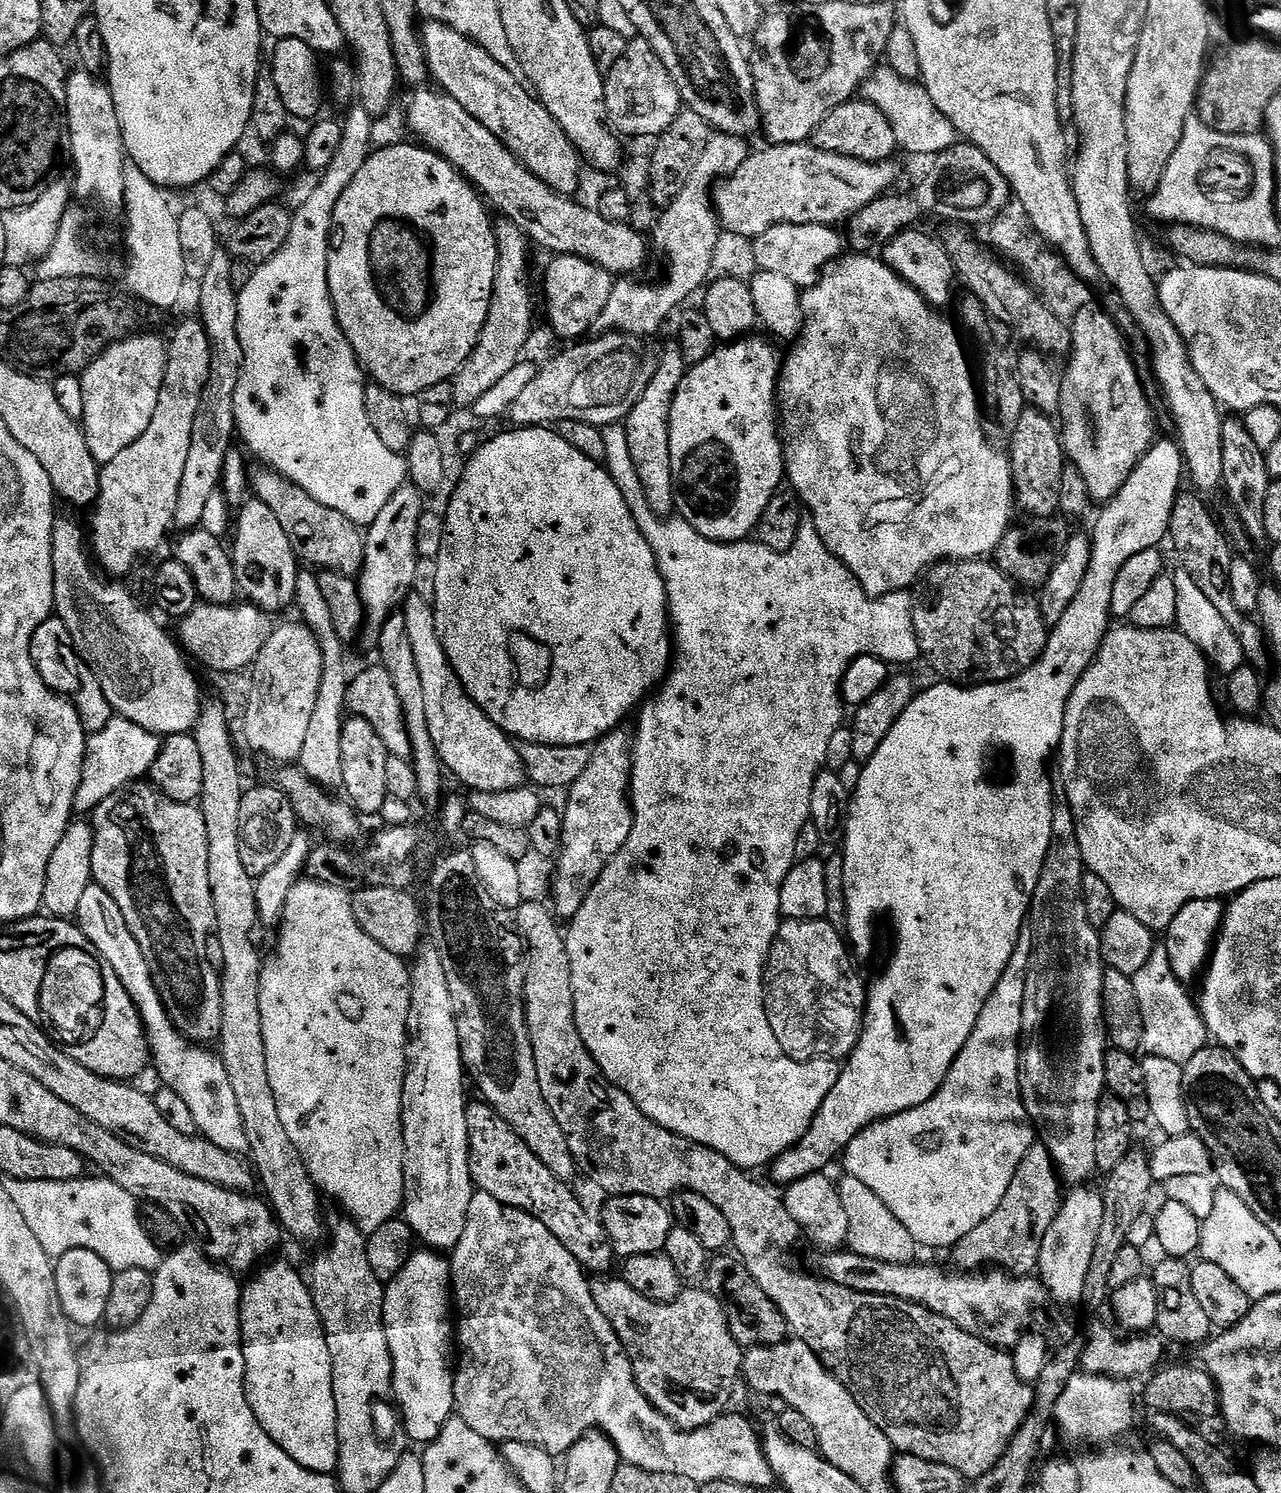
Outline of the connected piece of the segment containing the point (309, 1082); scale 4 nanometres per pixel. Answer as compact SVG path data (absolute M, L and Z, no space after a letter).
M303 878L304 880L295 881L292 884L289 897L286 898L284 913L280 918L278 932L280 937L276 940L276 953L272 957L263 961L260 969L260 1013L262 1014L262 1038L266 1042L266 1066L270 1074L270 1086L274 1090L274 1098L278 1102L278 1114L282 1117L282 1126L286 1126L286 1134L290 1134L290 1142L294 1142L294 1146L302 1154L304 1164L308 1168L308 1174L316 1183L317 1189L325 1197L336 1196L336 1200L345 1208L347 1215L355 1220L361 1228L365 1230L373 1230L383 1223L397 1219L401 1215L404 1207L404 1107L402 1106L402 1098L404 1097L404 1079L408 1073L408 1045L410 1043L410 1017L412 1015L412 978L410 968L403 959L400 959L390 950L386 950L361 926L359 915L357 915L353 899L348 892L338 886L330 886L324 884L321 880L313 880L311 878Z

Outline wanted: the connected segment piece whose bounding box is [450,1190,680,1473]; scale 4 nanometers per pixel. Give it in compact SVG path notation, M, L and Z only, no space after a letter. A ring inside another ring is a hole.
M477 1190L470 1202L466 1230L451 1253L450 1267L454 1308L458 1313L458 1352L460 1348L460 1369L455 1369L452 1382L456 1399L455 1411L466 1422L466 1426L470 1426L470 1430L493 1442L531 1444L544 1448L548 1453L559 1454L558 1452L563 1453L565 1449L574 1446L588 1431L600 1429L616 1444L625 1465L645 1473L652 1468L648 1460L652 1460L652 1448L656 1448L660 1440L668 1440L668 1452L676 1452L676 1448L680 1448L680 1444L676 1444L676 1440L680 1440L680 1436L676 1436L676 1425L649 1402L636 1384L628 1351L610 1326L606 1314L602 1314L602 1310L598 1308L598 1302L594 1302L589 1273L538 1218L522 1209L503 1205L490 1194Z

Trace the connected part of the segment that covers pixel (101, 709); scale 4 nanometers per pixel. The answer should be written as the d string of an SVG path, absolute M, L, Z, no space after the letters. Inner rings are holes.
M51 615L32 636L32 661L40 671L41 678L53 692L68 697L78 710L80 720L89 733L101 731L114 717L110 702L102 690L99 678L82 658L76 649L70 630L66 630L66 622L58 615Z

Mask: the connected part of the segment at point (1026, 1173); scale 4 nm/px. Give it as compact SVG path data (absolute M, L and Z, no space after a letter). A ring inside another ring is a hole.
M1034 1146L1026 1154L1026 1158L1022 1158L1008 1187L1008 1197L998 1206L998 1210L990 1214L986 1222L974 1226L974 1230L970 1230L966 1238L954 1245L956 1260L961 1264L959 1267L964 1270L980 1270L985 1266L999 1266L1020 1274L1031 1273L1040 1258L1041 1229L1050 1227L1060 1213L1060 1188L1062 1189L1062 1181L1051 1154L1043 1146ZM1039 1224L1041 1229L1038 1230L1036 1227Z

